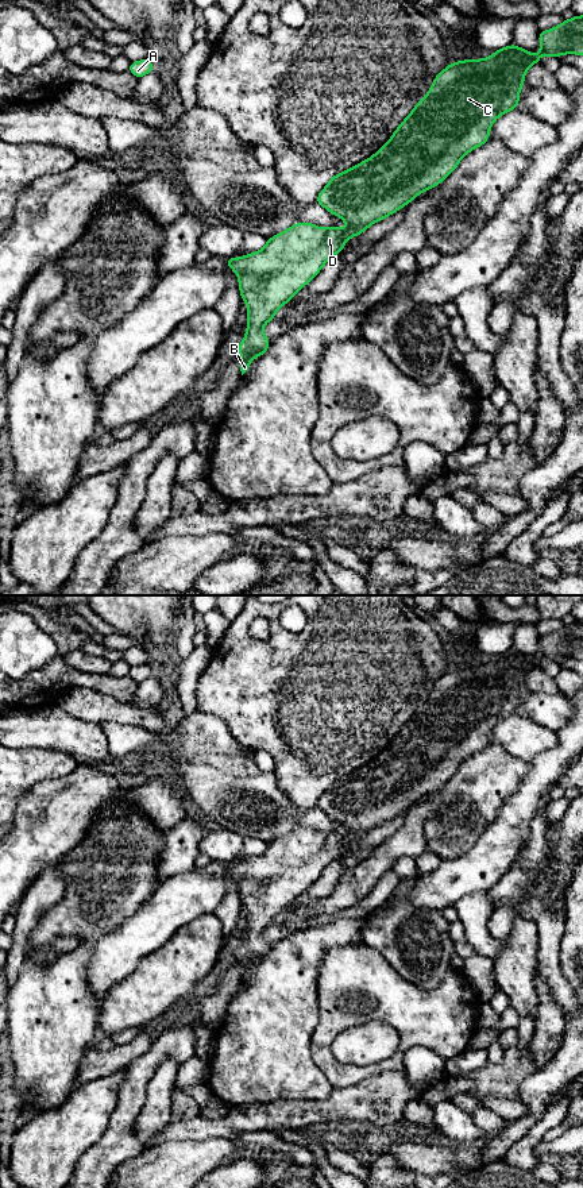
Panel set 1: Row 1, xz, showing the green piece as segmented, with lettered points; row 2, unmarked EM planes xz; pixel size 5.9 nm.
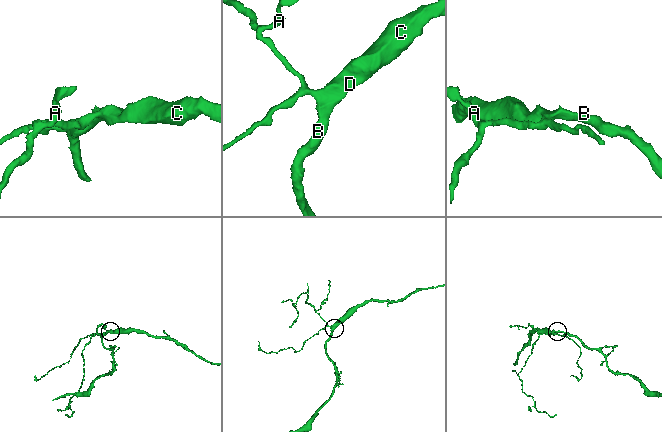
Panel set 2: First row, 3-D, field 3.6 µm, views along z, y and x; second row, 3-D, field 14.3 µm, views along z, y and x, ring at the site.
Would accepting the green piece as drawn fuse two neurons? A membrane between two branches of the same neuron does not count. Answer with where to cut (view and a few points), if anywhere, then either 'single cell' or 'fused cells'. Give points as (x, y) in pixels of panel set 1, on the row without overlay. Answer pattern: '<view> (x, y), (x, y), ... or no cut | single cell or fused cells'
no cut | single cell

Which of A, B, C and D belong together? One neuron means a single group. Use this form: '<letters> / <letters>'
A B C D

